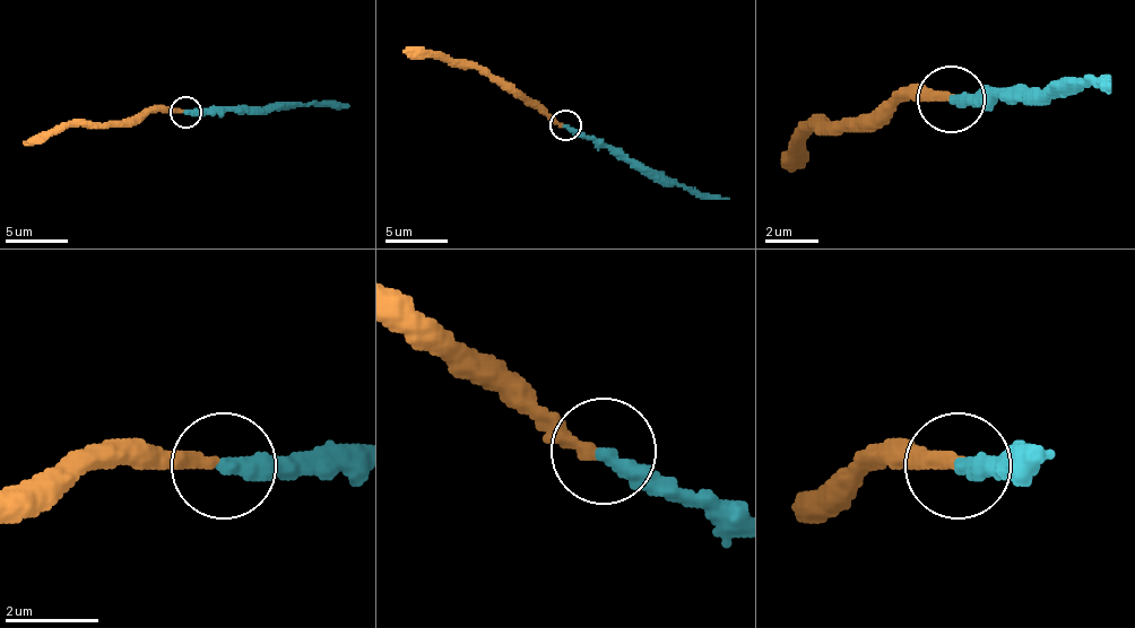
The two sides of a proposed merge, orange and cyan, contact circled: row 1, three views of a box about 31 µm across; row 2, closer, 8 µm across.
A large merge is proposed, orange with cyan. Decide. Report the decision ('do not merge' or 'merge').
merge

